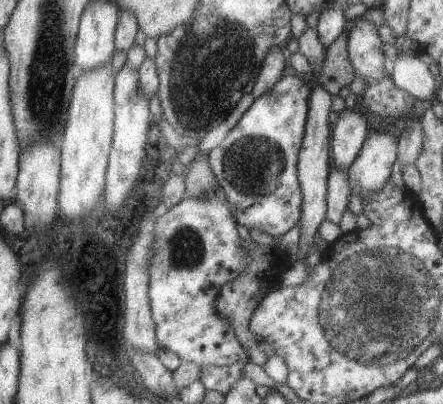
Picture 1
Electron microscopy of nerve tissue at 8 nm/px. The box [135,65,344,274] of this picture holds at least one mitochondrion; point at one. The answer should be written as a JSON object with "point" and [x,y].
{"point":[254,166]}

